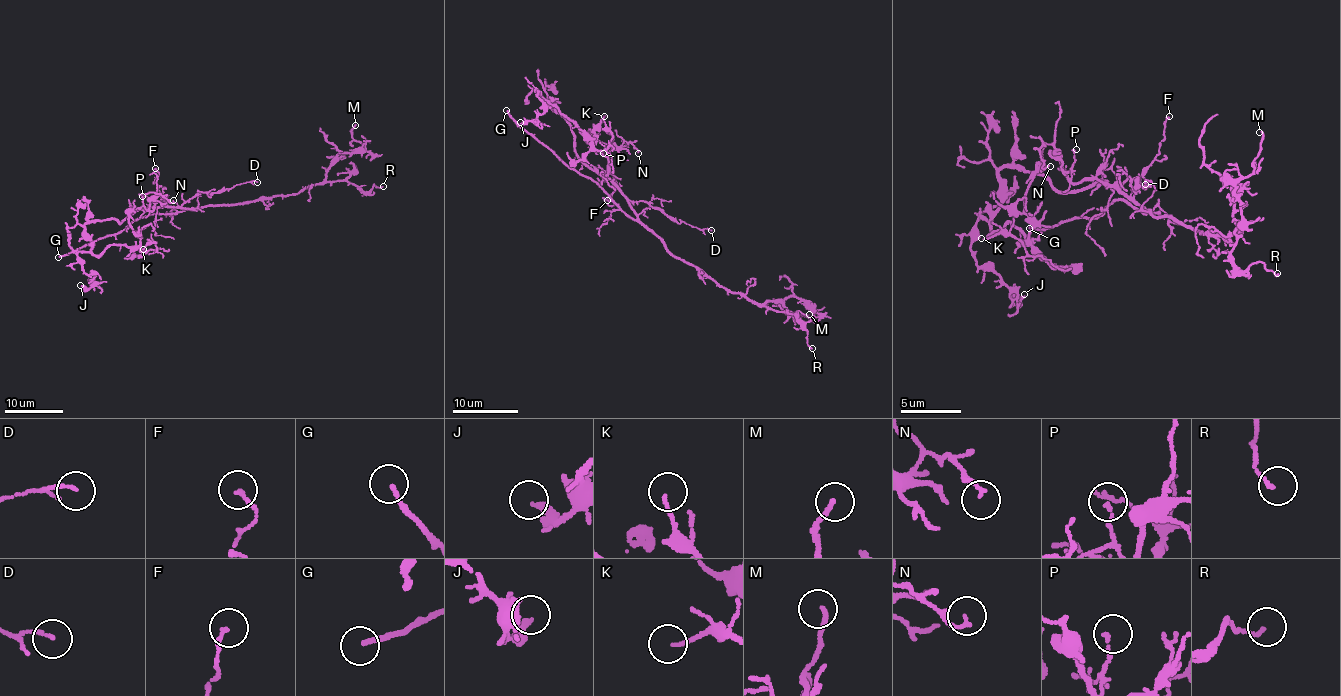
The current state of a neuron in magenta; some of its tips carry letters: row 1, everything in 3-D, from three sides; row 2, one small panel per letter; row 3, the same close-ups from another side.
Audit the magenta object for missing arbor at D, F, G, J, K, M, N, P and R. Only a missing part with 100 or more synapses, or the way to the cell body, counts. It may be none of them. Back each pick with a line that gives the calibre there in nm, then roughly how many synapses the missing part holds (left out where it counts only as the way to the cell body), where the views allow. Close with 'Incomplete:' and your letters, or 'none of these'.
G: Thickness 170 nm
Incomplete: G

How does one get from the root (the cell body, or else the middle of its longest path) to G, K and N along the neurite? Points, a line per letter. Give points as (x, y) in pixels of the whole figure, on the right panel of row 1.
G: (1130, 196), (1160, 213), (1118, 198), (1092, 218), (1083, 214), (1041, 230), (1029, 228)
K: (1130, 196), (1100, 178), (1053, 189), (1007, 164), (991, 233), (1008, 221), (1041, 255), (981, 238)
N: (1130, 196), (1102, 182), (1071, 182), (1061, 168), (1060, 151), (1042, 144), (1042, 168), (1050, 166)

